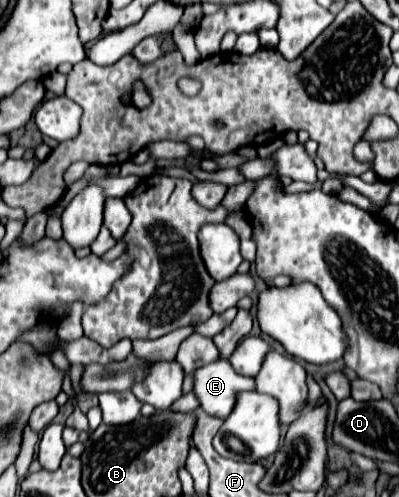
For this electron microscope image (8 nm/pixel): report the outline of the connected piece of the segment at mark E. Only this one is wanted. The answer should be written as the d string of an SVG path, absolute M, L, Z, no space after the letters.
M215 360L215 364L207 364L195 372L193 376L193 392L199 400L199 406L219 418L227 418L231 408L235 406L237 392L255 390L253 378L239 376L227 360Z

